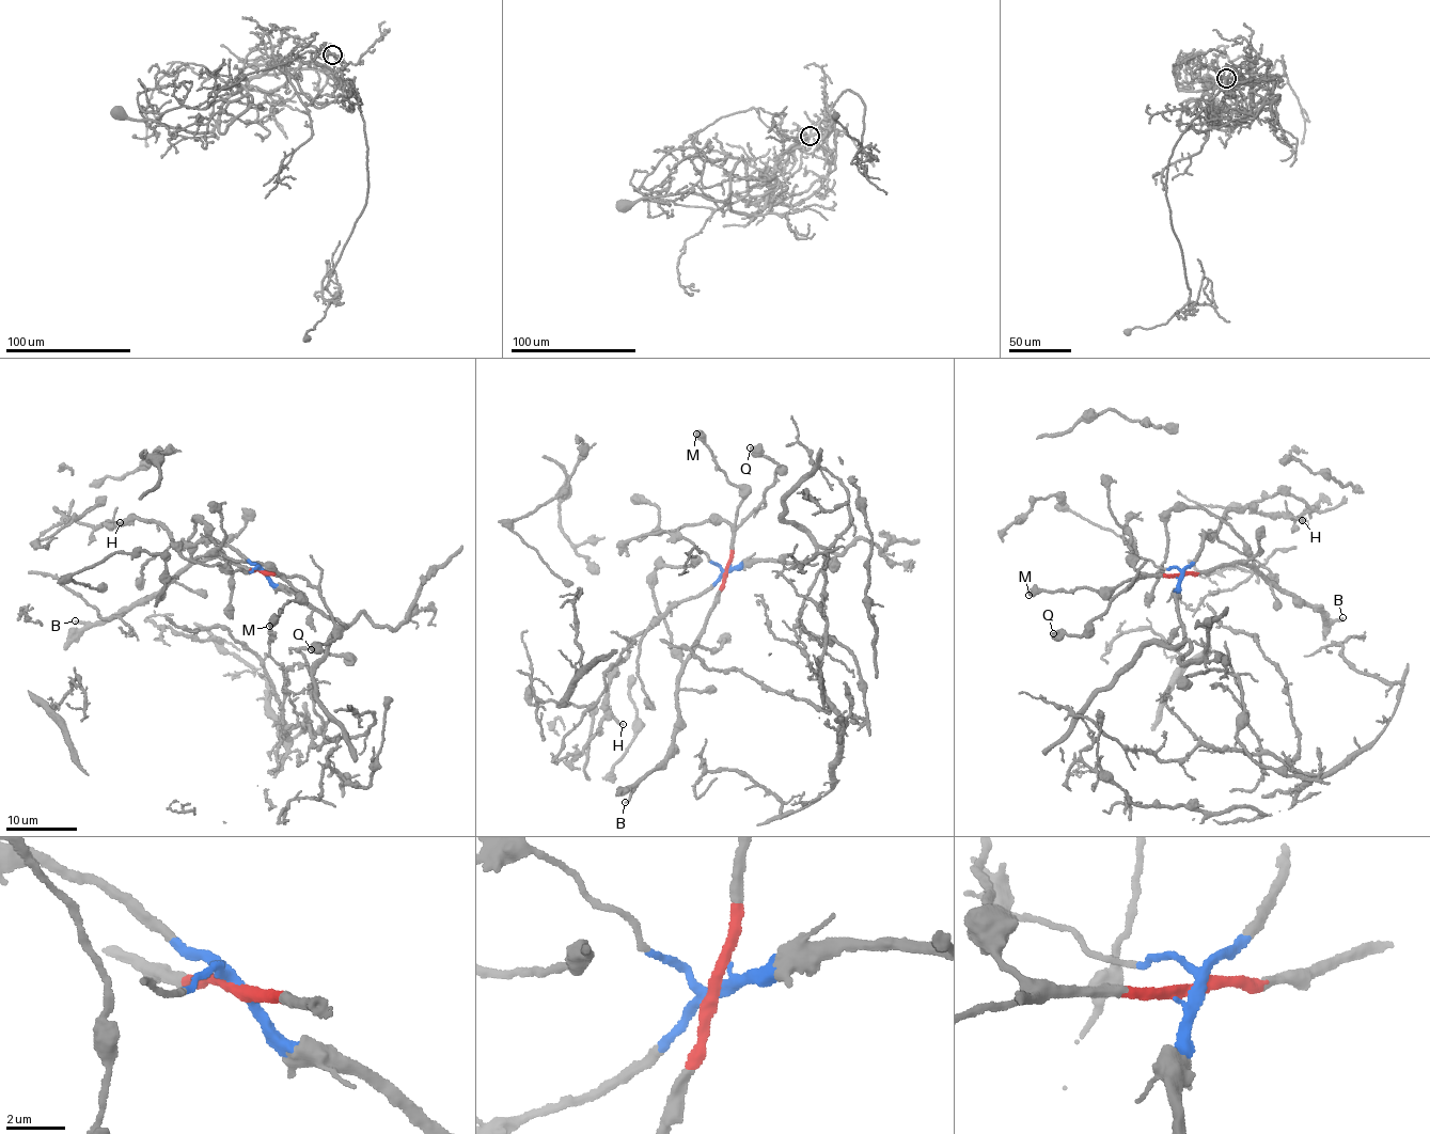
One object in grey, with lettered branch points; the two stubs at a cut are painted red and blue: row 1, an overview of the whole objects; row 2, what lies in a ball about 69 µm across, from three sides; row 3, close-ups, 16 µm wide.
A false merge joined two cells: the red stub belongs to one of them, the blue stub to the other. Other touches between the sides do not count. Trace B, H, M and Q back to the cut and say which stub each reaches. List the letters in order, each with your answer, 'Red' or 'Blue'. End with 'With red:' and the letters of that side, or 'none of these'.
B: Red
H: Blue
M: Red
Q: Red
With red: B, M, Q

